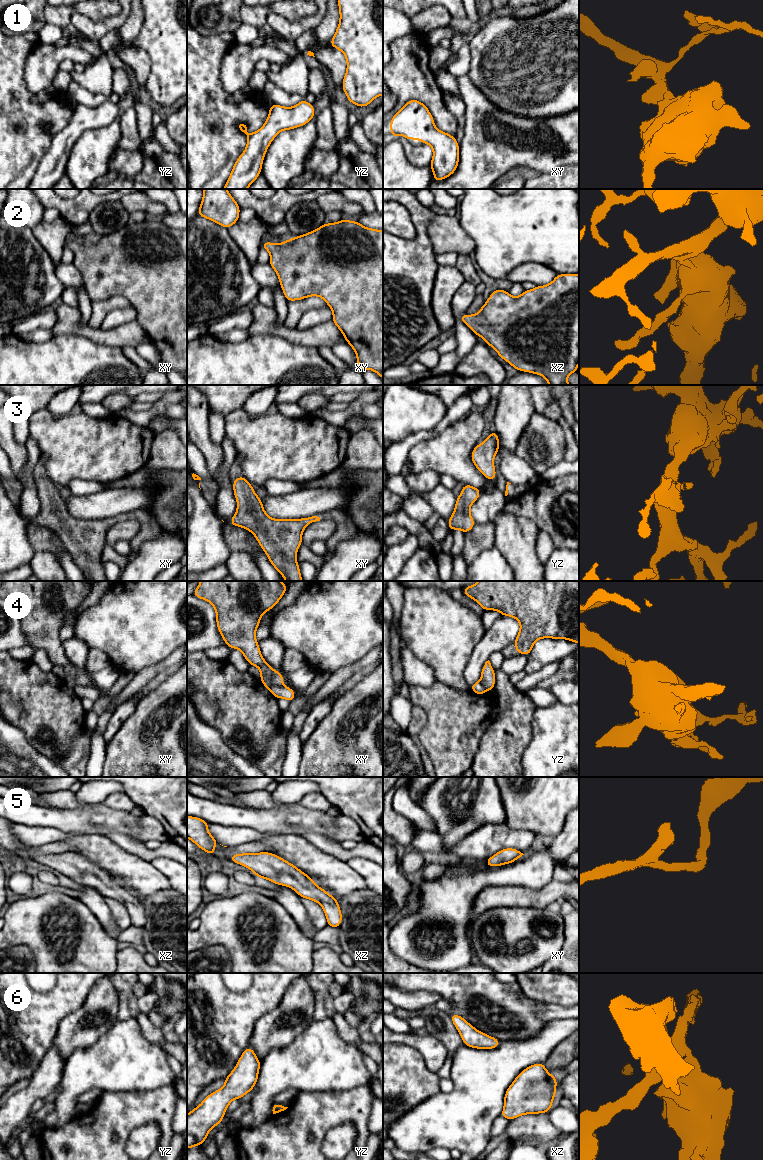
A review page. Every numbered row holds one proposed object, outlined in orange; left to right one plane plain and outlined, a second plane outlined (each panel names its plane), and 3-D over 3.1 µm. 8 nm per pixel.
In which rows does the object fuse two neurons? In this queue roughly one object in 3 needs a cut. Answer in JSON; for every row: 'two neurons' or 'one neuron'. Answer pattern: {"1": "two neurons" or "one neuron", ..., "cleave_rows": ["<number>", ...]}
{"1": "one neuron", "2": "one neuron", "3": "one neuron", "4": "two neurons", "5": "one neuron", "6": "one neuron", "cleave_rows": ["4"]}

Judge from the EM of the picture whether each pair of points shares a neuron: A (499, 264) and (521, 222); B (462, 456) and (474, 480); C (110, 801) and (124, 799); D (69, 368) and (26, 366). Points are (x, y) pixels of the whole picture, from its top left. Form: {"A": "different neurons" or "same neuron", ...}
{"A": "same neuron", "B": "same neuron", "C": "same neuron", "D": "same neuron"}

